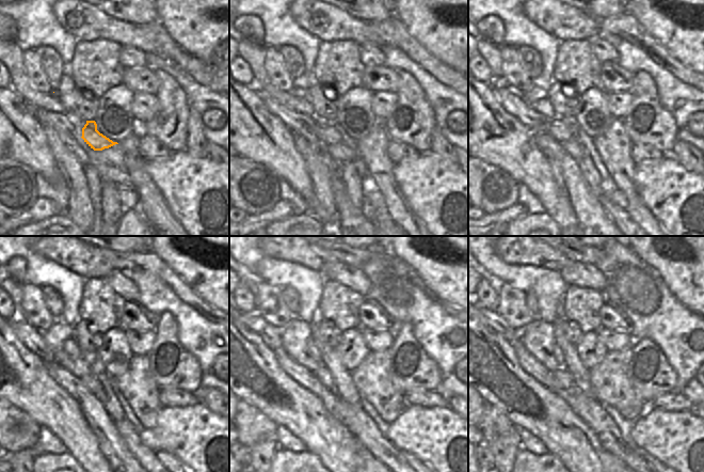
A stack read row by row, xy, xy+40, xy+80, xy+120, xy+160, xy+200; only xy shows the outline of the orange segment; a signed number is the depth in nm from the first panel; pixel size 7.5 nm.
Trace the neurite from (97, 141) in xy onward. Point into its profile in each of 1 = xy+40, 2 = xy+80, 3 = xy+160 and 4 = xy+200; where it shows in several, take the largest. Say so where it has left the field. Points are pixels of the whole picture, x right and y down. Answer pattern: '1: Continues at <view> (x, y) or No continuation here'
1: Continues at xy+40 (326, 130)
2: Continues at xy+80 (556, 127)
3: Continues at xy+160 (296, 336)
4: Continues at xy+200 (538, 337)

